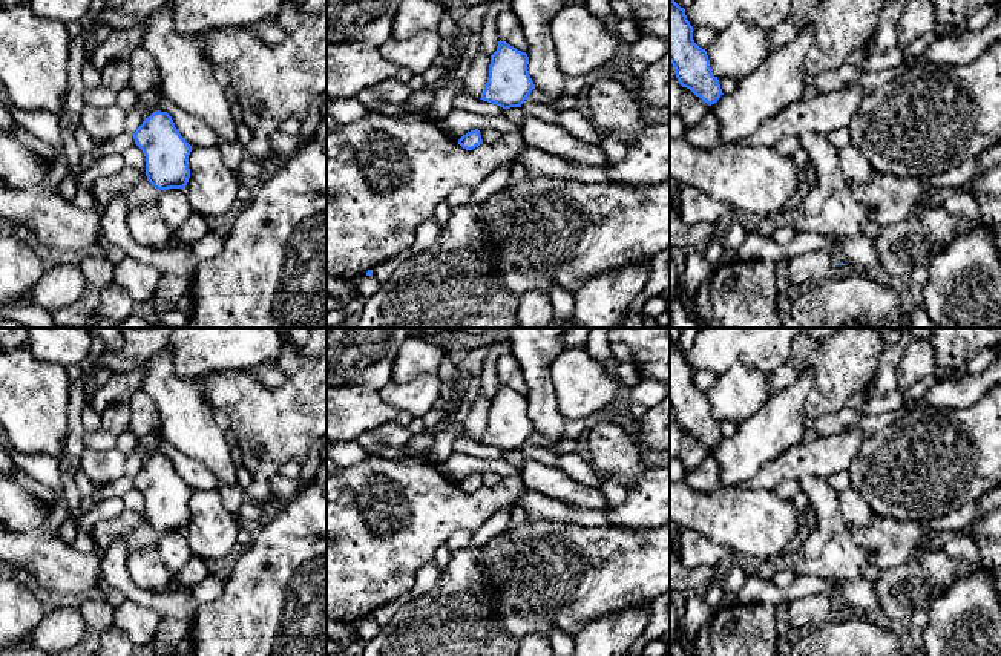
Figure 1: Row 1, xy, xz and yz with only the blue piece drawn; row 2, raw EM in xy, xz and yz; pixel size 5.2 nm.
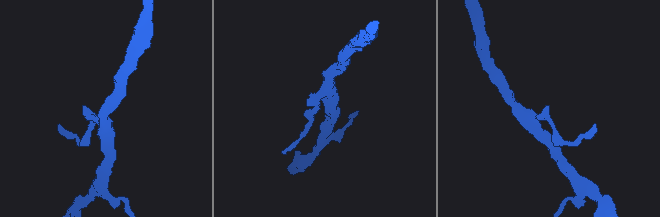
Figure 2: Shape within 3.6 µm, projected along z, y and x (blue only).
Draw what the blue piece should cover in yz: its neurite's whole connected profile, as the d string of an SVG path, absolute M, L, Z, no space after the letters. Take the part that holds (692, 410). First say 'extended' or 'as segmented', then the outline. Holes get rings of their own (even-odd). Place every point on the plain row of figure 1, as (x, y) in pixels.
as segmented; M670 342L670 406L682 431L690 432L708 449L724 438L713 418L707 394L693 383L693 369L685 353Z

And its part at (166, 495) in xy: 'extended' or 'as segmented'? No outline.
as segmented

